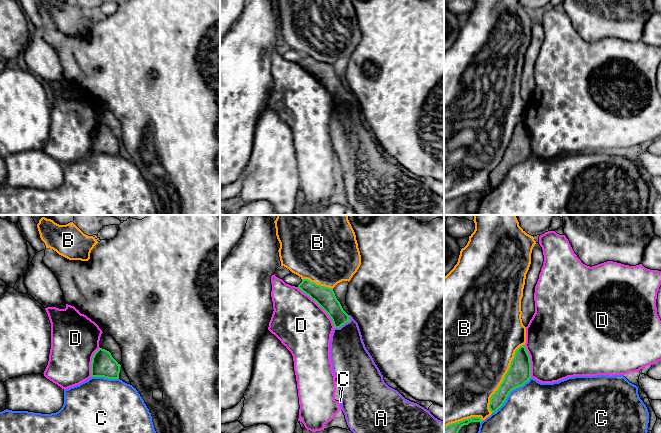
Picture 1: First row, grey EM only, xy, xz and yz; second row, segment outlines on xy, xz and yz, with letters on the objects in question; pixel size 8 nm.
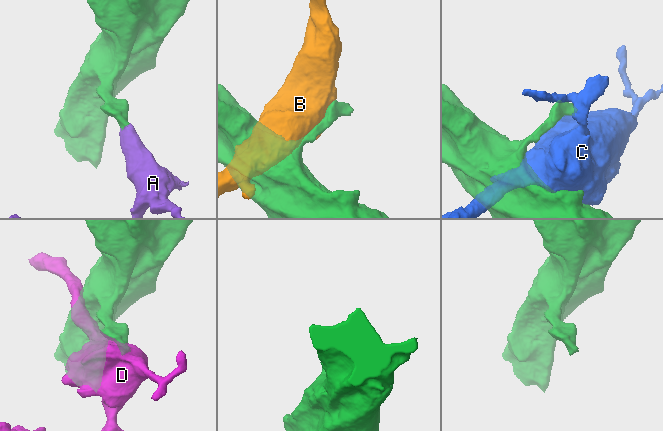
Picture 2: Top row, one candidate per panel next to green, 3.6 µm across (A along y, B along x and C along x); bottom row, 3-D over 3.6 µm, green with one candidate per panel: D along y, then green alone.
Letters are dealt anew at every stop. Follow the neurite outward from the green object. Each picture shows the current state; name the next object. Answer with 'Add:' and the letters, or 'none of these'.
Add: A

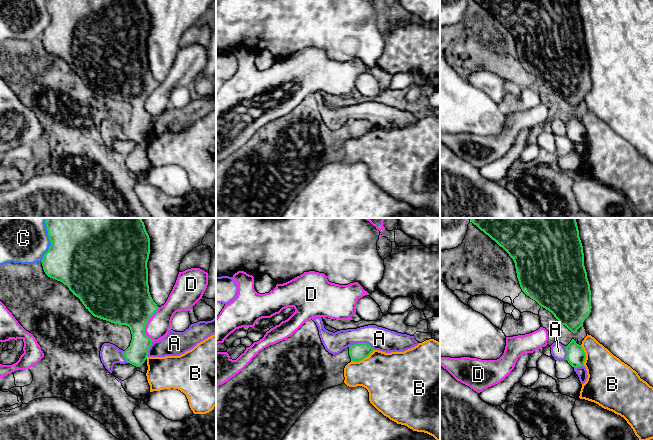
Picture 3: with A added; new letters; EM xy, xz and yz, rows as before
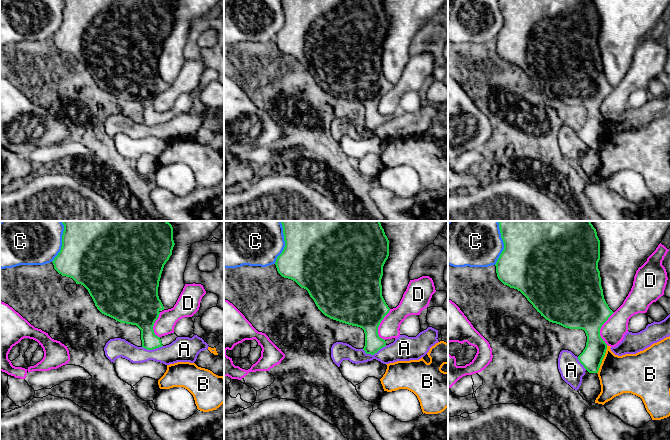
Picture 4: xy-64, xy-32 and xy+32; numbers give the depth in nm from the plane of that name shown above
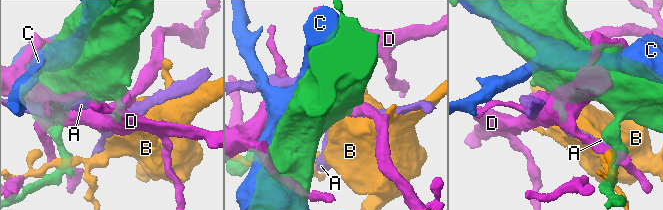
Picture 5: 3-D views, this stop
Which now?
Add: none of these

